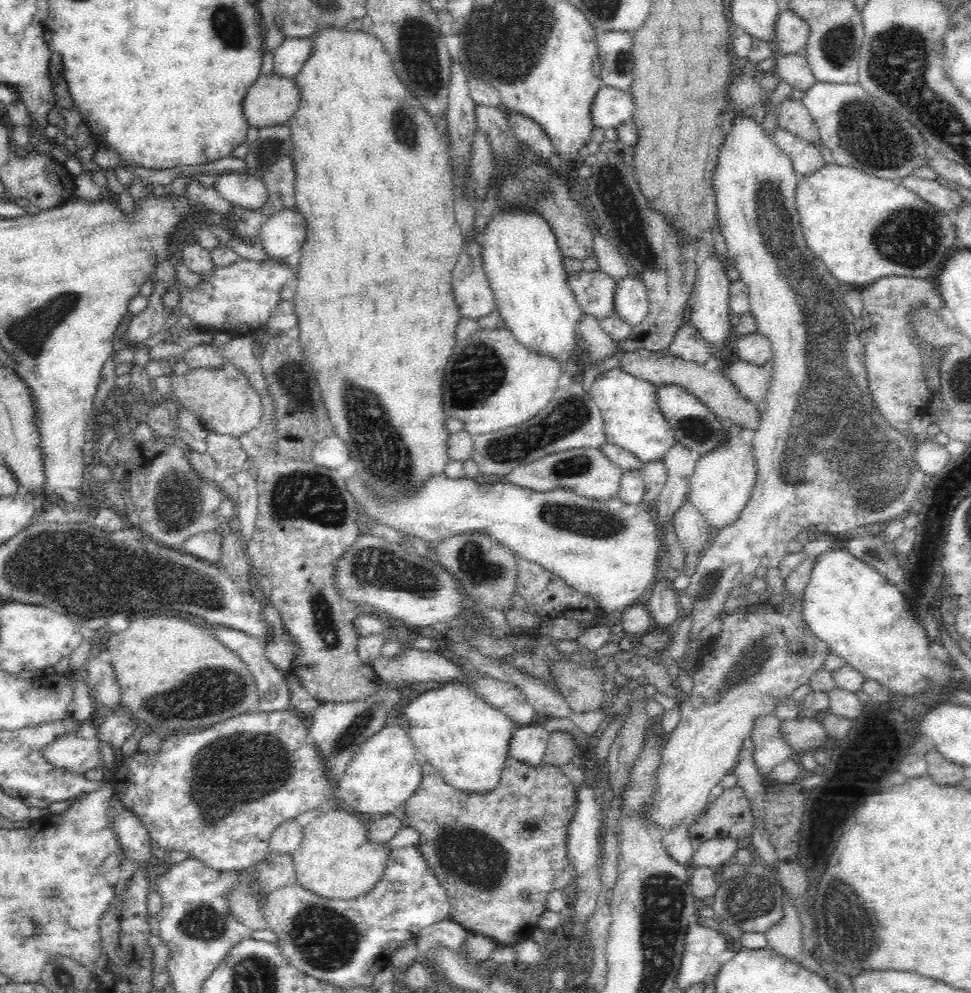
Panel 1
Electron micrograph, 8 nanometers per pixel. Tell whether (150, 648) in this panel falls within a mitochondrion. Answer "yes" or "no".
no

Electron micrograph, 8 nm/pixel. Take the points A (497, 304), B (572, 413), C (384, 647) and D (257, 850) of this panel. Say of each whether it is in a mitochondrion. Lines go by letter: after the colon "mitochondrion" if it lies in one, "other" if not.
A: other
B: mitochondrion
C: other
D: other

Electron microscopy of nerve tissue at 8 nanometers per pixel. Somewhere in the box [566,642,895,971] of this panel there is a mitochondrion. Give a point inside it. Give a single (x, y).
(848, 928)

